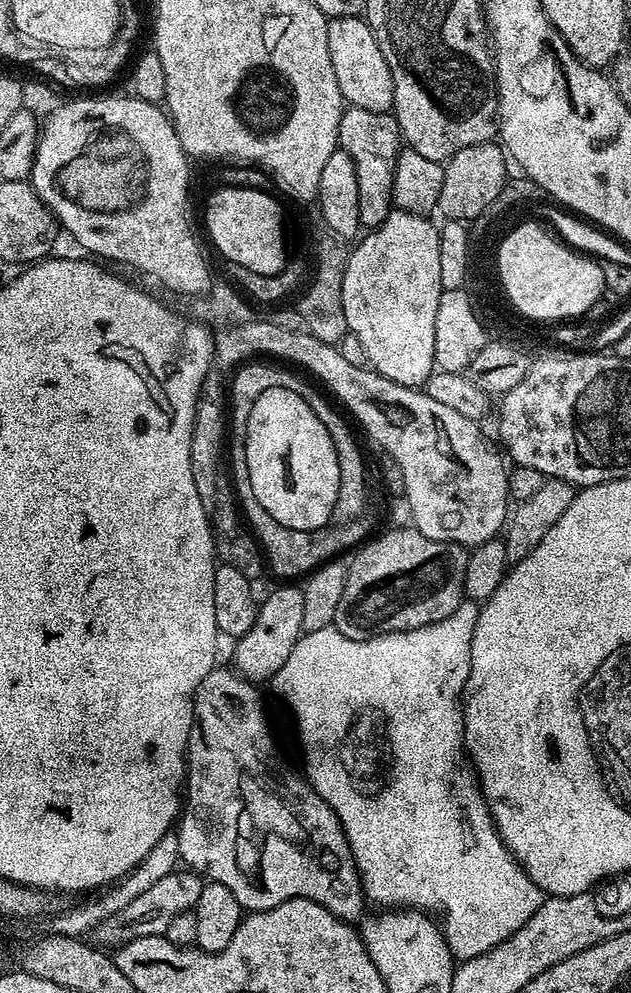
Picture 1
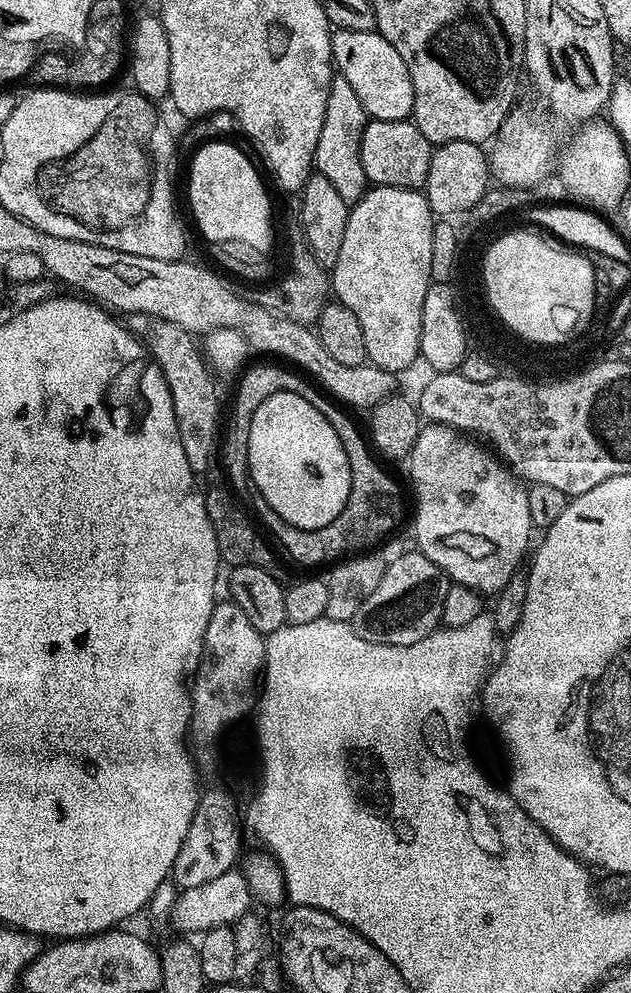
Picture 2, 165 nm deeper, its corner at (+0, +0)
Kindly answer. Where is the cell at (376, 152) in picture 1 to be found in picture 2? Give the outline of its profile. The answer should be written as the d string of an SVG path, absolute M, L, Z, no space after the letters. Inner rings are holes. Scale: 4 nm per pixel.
M333 75L330 98L326 98L326 118L322 118L322 134L318 138L314 168L319 175L325 176L333 184L334 190L338 190L338 195L350 206L361 200L369 187L360 157L362 130L369 119L362 102L358 102L358 93L350 87L350 82L346 82L344 76Z

